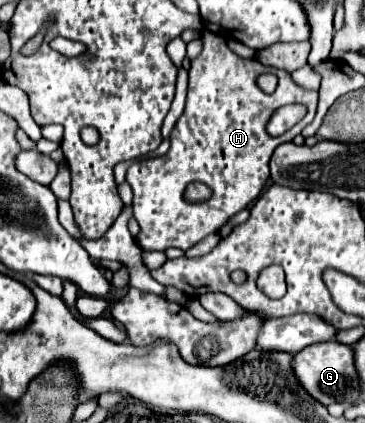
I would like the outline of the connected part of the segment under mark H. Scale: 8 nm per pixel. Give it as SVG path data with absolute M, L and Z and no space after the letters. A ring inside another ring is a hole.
M205 31L201 38L203 55L191 61L187 105L171 133L169 153L155 159L135 161L126 174L126 181L133 191L133 213L141 227L137 241L145 251L165 251L169 247L187 251L209 233L219 231L231 215L239 213L259 197L269 179L269 159L275 147L293 141L293 137L315 117L317 93L295 85L287 71L265 67L257 59L235 55L223 37L211 35L209 31ZM267 71L279 77L279 85L271 95L257 87L257 77ZM289 103L305 105L307 115L285 135L271 137L267 133L271 115ZM191 181L205 183L213 191L213 197L205 203L185 201L183 191Z

